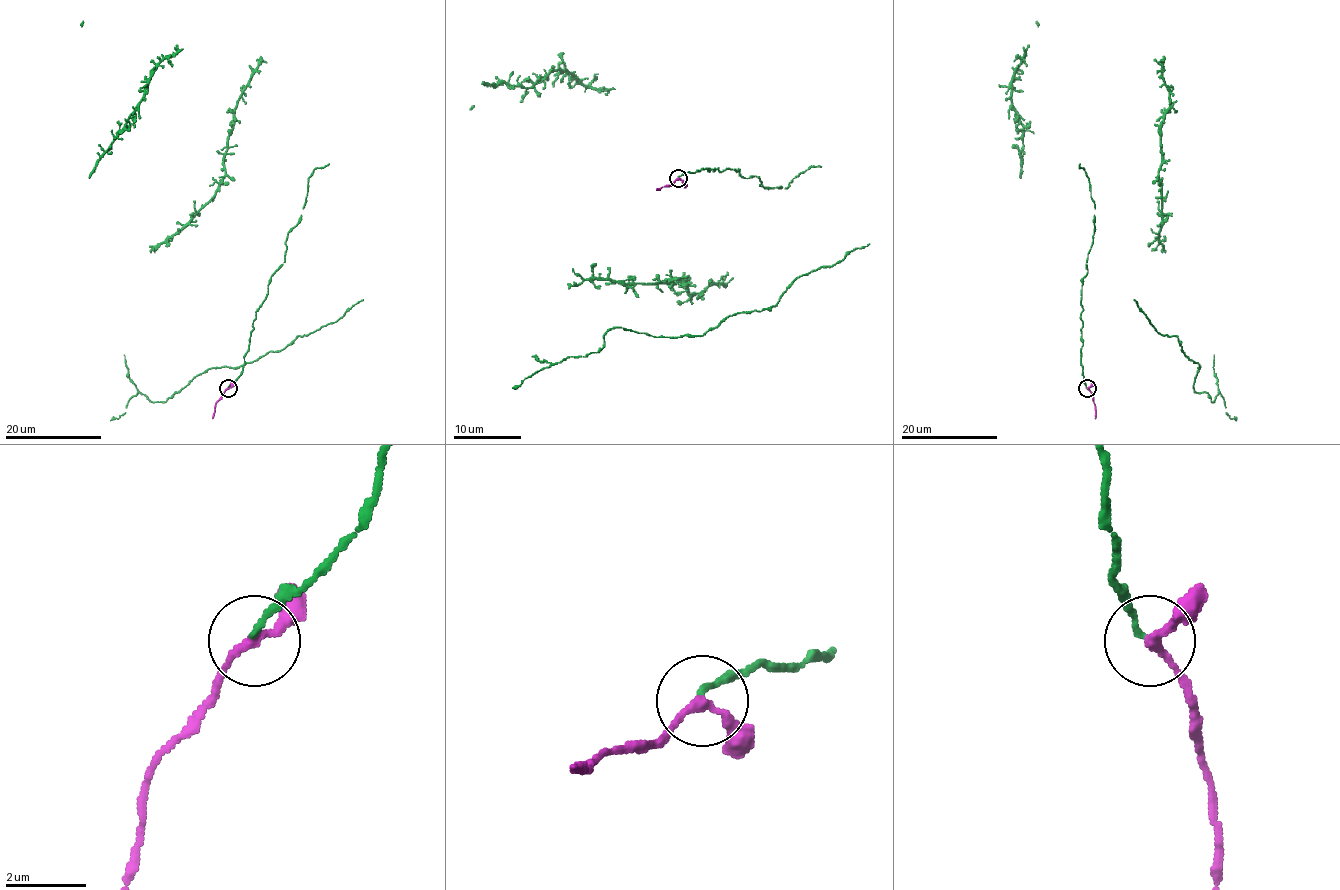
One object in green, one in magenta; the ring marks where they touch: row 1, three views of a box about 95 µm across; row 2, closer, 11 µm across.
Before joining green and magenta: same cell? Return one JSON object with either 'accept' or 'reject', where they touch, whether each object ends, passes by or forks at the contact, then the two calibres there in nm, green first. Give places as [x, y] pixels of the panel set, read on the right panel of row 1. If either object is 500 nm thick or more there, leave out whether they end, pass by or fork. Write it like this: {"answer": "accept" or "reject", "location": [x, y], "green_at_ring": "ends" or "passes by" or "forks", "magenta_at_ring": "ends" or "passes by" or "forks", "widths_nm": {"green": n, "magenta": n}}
{"answer": "accept", "location": [1087, 388], "green_at_ring": "ends", "magenta_at_ring": "passes by", "widths_nm": {"green": 140, "magenta": 200}}

